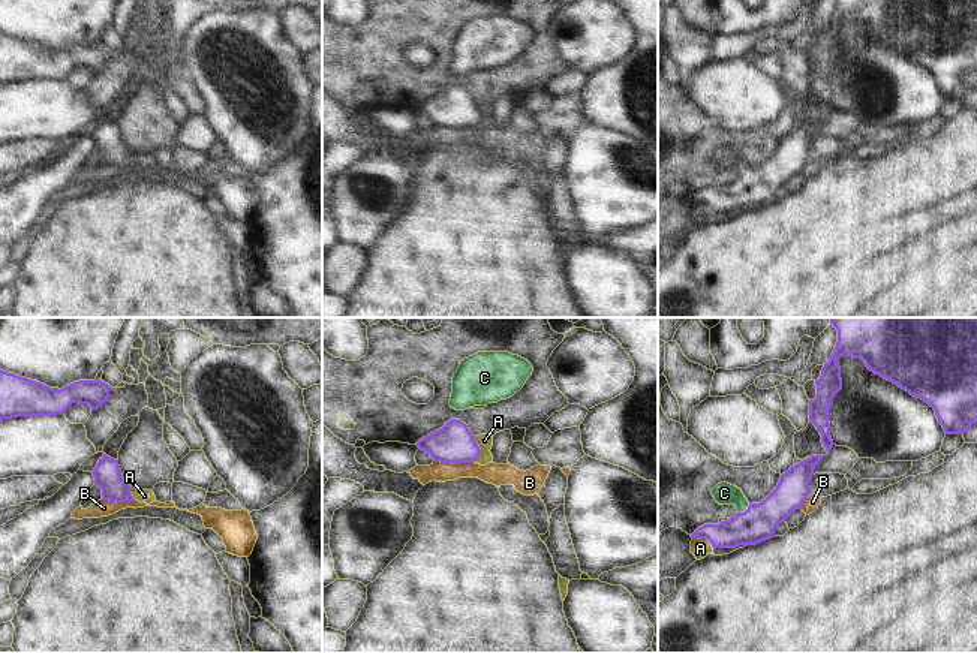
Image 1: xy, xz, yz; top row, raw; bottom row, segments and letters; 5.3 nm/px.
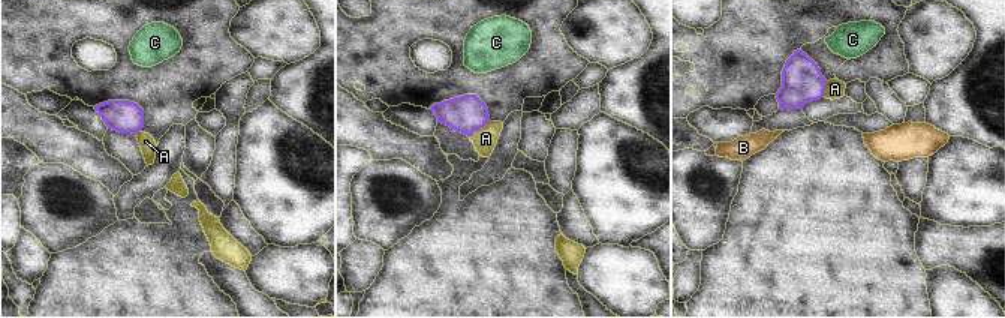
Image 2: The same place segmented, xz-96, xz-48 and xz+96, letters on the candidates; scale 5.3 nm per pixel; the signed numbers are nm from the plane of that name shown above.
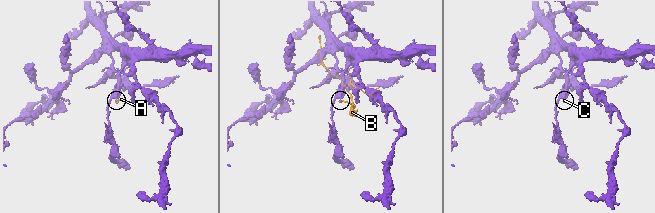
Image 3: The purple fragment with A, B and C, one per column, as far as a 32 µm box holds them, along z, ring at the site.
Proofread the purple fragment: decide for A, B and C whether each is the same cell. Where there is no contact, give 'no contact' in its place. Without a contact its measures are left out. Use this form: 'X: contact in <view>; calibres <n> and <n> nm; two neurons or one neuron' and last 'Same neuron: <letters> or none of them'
A: contact in xz; calibres 220 and 80 nm; two neurons
B: contact in xz; calibres 220 and 120 nm; two neurons
C: contact in yz; calibres 190 and 120 nm; one neuron
Same neuron: C

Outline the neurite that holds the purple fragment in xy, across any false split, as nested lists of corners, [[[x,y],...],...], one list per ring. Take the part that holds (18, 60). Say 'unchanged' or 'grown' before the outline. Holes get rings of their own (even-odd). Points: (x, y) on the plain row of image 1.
unchanged; [[[0,34],[0,84],[18,81],[52,81],[64,78],[72,67],[88,69],[97,75],[109,61],[111,51],[99,45],[78,45],[64,52],[49,52],[40,46]]]

